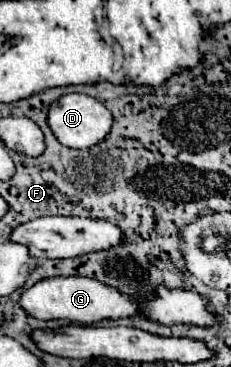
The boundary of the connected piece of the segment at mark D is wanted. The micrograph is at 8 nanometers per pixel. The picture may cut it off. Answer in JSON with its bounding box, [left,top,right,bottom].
[47,94,113,150]

